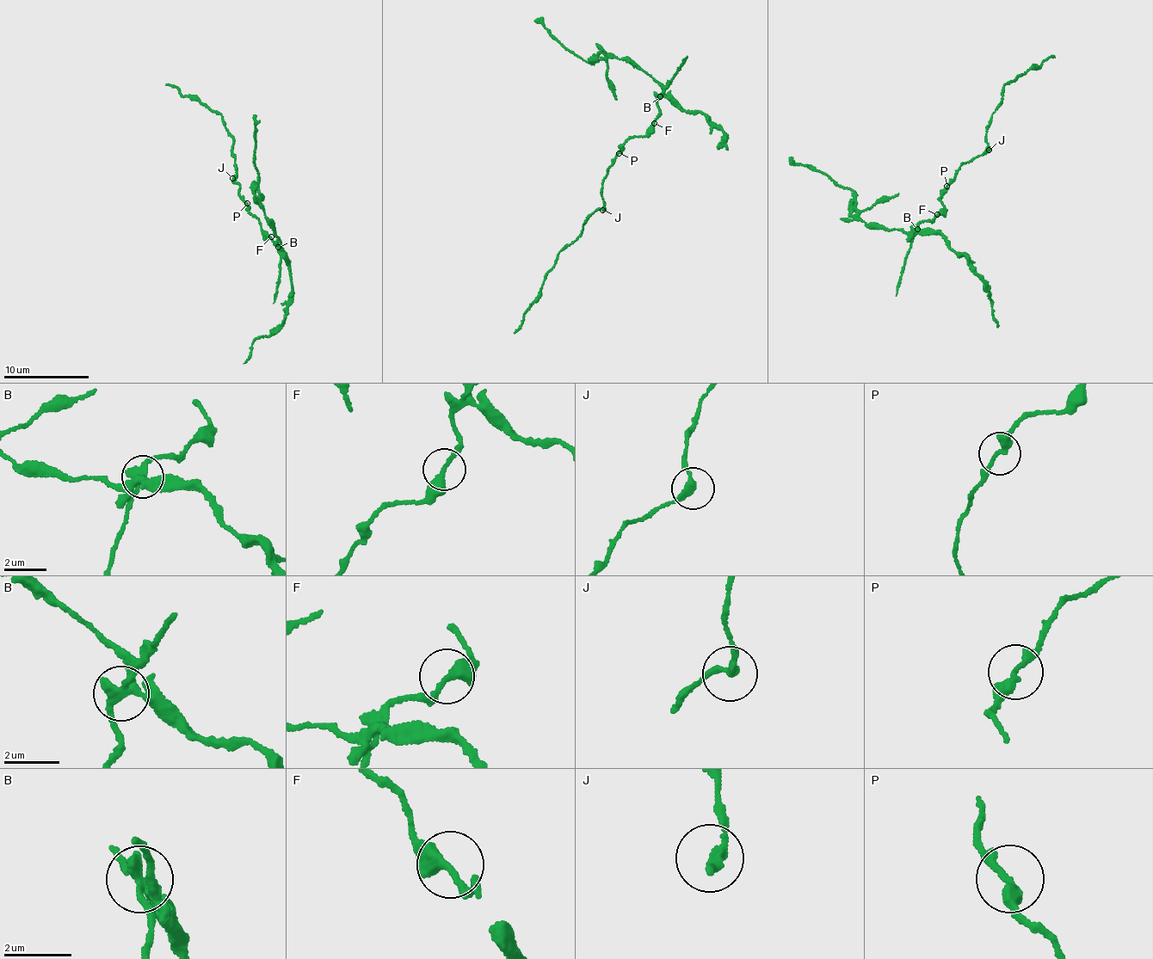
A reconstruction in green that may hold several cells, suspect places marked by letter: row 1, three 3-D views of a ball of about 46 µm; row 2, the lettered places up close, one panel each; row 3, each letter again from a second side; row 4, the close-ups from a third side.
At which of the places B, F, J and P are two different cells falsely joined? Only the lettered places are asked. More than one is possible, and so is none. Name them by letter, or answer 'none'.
B

